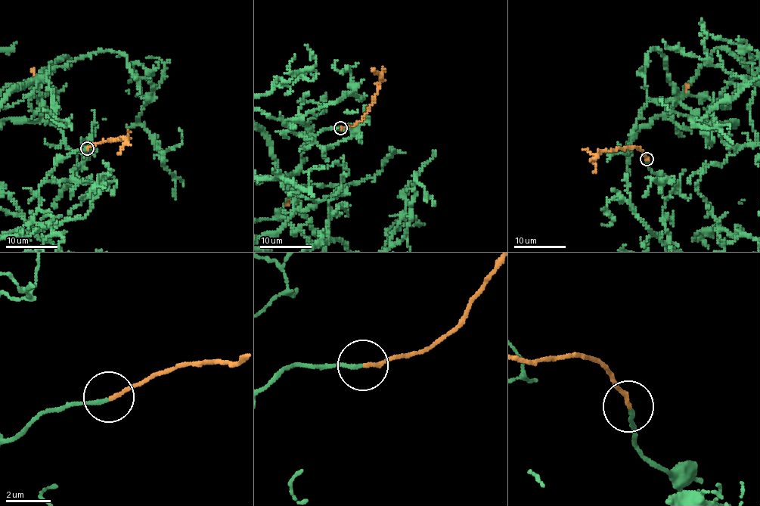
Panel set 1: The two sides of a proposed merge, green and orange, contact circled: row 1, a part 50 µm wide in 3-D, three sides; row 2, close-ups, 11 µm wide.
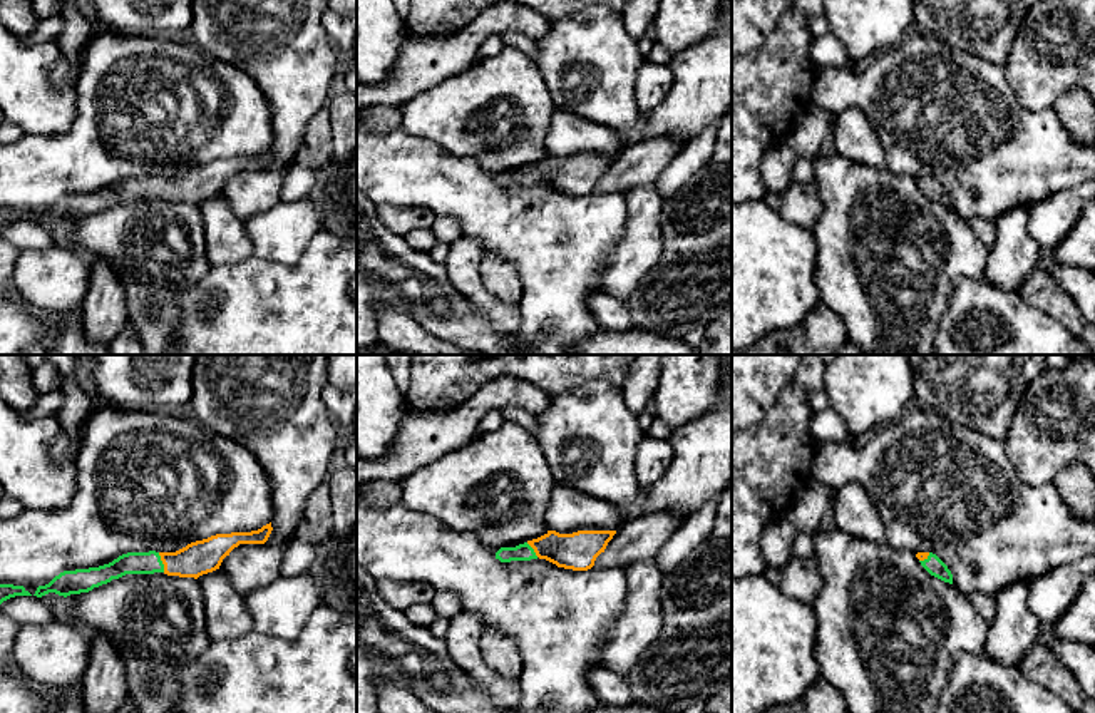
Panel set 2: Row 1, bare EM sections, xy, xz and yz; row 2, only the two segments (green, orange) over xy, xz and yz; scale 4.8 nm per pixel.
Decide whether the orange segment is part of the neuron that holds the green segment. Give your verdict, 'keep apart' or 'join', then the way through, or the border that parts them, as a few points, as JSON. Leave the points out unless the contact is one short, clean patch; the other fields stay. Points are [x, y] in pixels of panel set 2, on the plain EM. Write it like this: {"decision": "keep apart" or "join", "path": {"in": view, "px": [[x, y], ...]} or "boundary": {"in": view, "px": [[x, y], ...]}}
{"decision": "keep apart"}

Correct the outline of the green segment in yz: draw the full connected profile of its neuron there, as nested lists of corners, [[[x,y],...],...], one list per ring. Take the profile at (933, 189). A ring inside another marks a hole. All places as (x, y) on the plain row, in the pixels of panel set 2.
[[[933,177],[924,186],[919,186],[921,191],[934,203],[953,209],[953,199],[948,191]]]

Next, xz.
[[[524,167],[516,172],[501,172],[496,177],[496,184],[499,184],[501,187],[511,187],[511,186],[531,186],[537,184],[537,181],[534,174],[527,167]]]

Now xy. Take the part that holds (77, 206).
[[[127,177],[119,181],[112,187],[99,192],[64,196],[55,201],[49,209],[39,211],[33,221],[42,223],[49,218],[55,218],[67,223],[70,219],[89,218],[94,213],[107,209],[112,204],[119,204],[126,199],[154,197],[164,197],[164,189],[159,177]]]

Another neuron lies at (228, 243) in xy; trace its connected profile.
[[[219,196],[198,203],[206,229],[206,256],[211,268],[238,264],[253,256],[246,219],[238,218]]]

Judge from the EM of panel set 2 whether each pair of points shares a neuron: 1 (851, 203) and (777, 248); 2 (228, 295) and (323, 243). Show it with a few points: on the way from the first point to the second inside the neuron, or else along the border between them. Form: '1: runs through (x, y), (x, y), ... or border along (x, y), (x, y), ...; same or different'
1: border along (811, 231), (816, 241), (816, 270); different
2: runs through (253, 295), (280, 295), (307, 268); same

